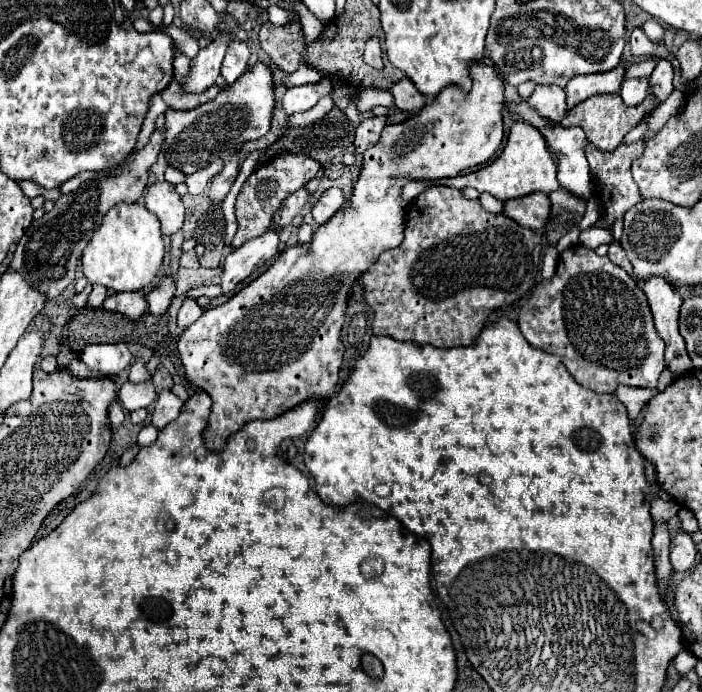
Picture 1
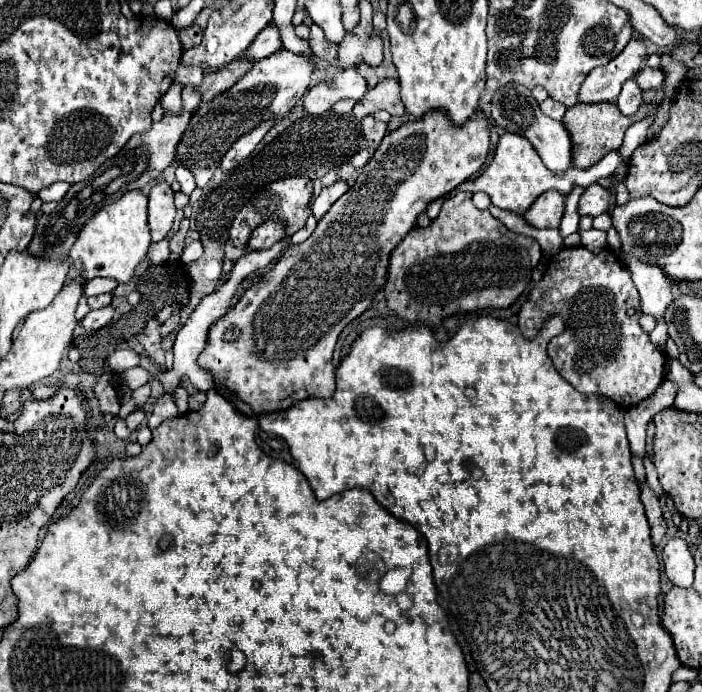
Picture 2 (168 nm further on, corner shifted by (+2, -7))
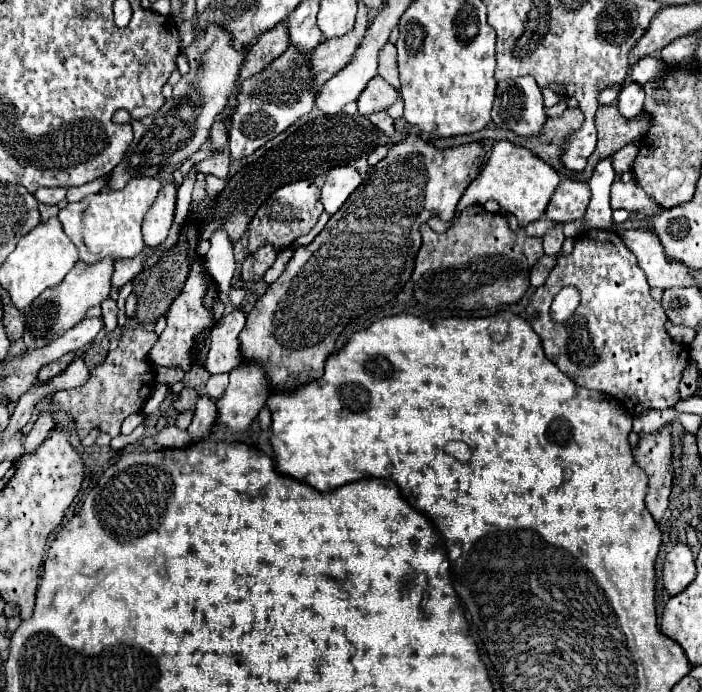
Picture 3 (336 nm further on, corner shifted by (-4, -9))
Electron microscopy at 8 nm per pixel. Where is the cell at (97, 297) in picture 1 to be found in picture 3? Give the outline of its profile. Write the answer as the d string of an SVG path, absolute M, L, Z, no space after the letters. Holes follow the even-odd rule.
M107 298L101 302L101 310L103 310L103 320L105 320L105 328L107 330L115 330L117 328L117 304L115 300Z

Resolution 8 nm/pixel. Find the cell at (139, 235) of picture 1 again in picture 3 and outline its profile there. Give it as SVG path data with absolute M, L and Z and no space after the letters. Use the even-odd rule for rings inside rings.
M141 178L141 180L131 180L127 188L121 192L97 192L87 196L81 202L67 204L59 212L59 222L63 224L65 234L71 238L71 242L79 250L79 258L85 264L97 264L103 258L135 258L143 252L145 242L143 242L143 232L141 224L151 208L151 204L157 198L157 192L161 190L161 182L157 178Z

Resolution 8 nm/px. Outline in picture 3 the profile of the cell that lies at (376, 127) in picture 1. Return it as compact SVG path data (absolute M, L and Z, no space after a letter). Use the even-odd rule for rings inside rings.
M383 110L383 112L375 112L375 114L371 114L369 116L369 120L381 130L381 132L385 132L389 138L393 138L395 136L395 128L393 128L393 118Z

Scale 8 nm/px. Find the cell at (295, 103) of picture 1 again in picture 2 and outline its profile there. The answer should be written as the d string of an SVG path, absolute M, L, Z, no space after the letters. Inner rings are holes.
M355 66L345 70L337 70L335 76L329 76L317 82L313 88L307 90L303 96L303 106L309 114L325 114L333 108L335 102L351 98L359 100L367 92L367 80L357 72Z

